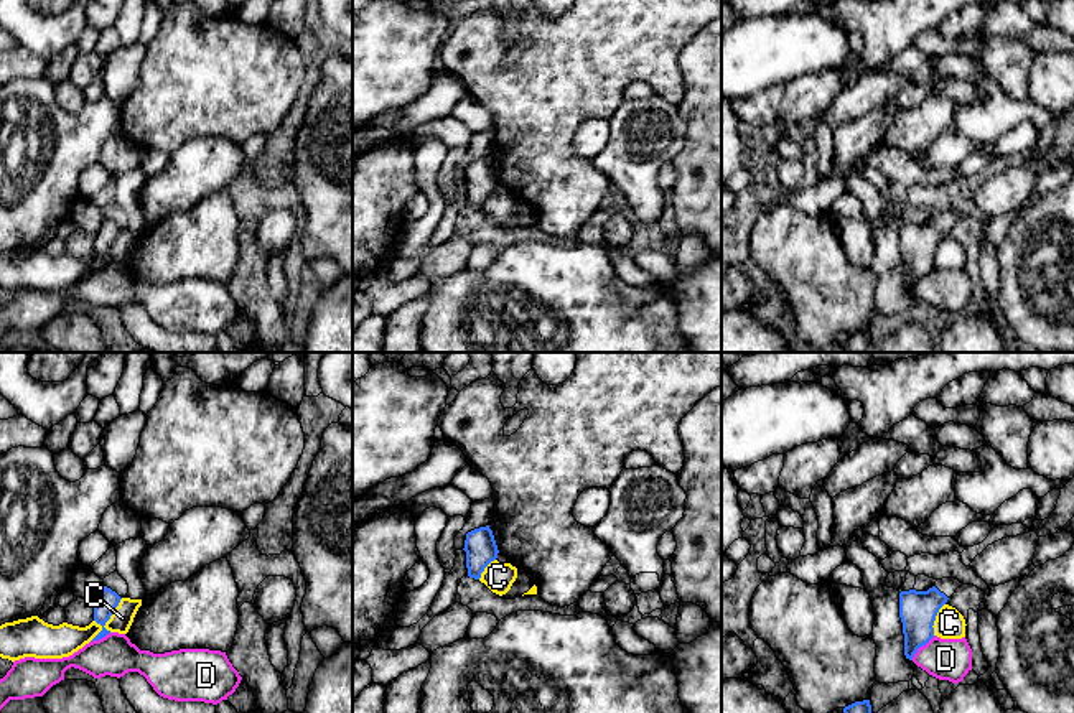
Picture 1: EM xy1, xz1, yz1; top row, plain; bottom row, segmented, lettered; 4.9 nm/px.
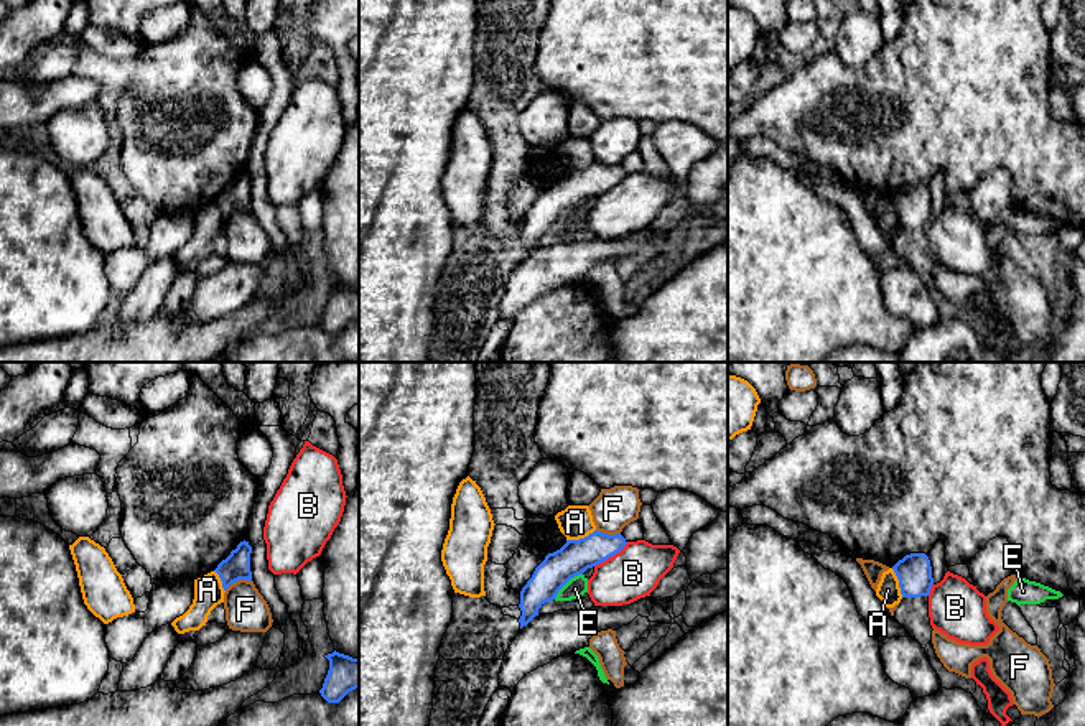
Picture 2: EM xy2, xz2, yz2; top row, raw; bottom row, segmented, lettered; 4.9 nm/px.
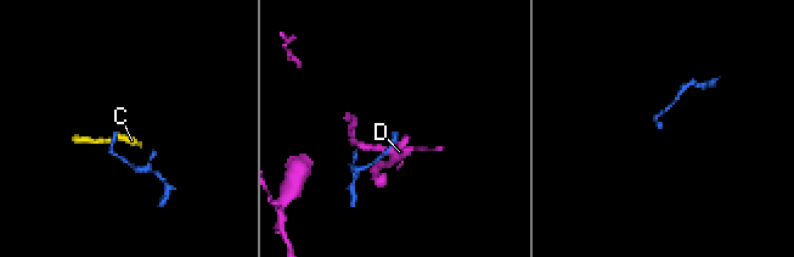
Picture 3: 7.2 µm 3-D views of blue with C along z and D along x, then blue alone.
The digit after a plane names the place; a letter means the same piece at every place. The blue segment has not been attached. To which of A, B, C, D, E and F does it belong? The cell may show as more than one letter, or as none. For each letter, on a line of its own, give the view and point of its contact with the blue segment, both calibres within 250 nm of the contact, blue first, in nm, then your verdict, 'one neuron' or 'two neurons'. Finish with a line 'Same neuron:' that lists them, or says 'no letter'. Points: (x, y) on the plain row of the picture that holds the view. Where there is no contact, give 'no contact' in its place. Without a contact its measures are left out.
A: xz2 (580, 170) | 170/170 nm | two neurons
B: xz2 (611, 186) | 170/260 nm | two neurons
C: xy1 (109, 249) | 100/110 nm | two neurons
D: yz1 (921, 277) | 190/200 nm | two neurons
E: xz2 (567, 213) | 170/100 nm | two neurons
F: xy2 (237, 211) | 130/200 nm | two neurons
Same neuron: no letter

